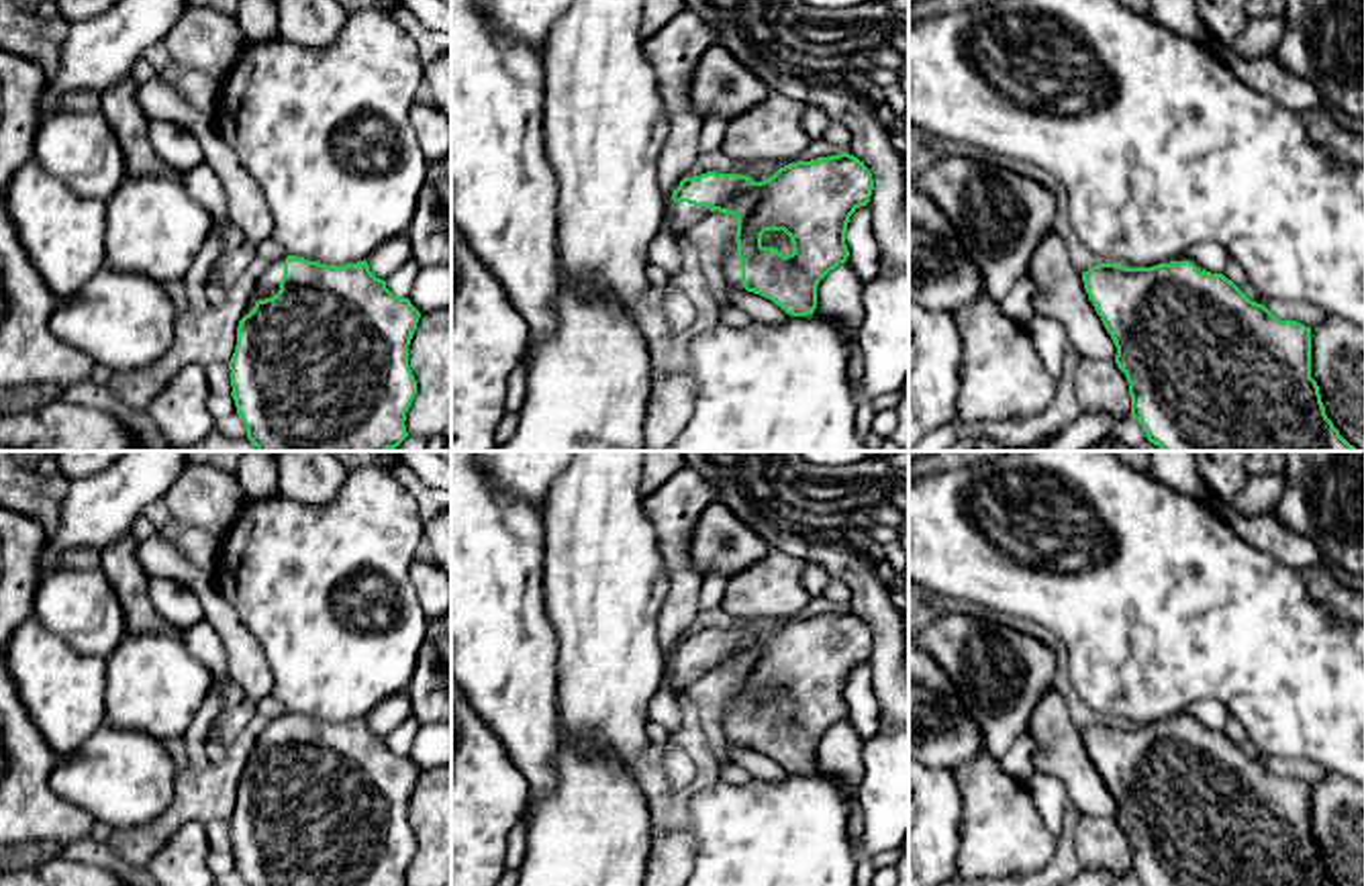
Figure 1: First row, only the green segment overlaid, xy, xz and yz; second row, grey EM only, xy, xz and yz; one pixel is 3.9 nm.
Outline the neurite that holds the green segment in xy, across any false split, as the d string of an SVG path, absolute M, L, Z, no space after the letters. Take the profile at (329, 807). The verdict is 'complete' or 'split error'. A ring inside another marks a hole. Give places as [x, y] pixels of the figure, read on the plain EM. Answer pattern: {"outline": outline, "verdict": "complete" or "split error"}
{"outline": "M288 712L255 739L255 764L239 778L229 819L245 886L406 886L417 853L408 802L421 770L394 753L368 719L325 723Z", "verdict": "split error"}

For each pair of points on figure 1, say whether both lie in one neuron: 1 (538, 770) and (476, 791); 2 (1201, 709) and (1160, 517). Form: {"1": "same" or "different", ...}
{"1": "different", "2": "different"}

